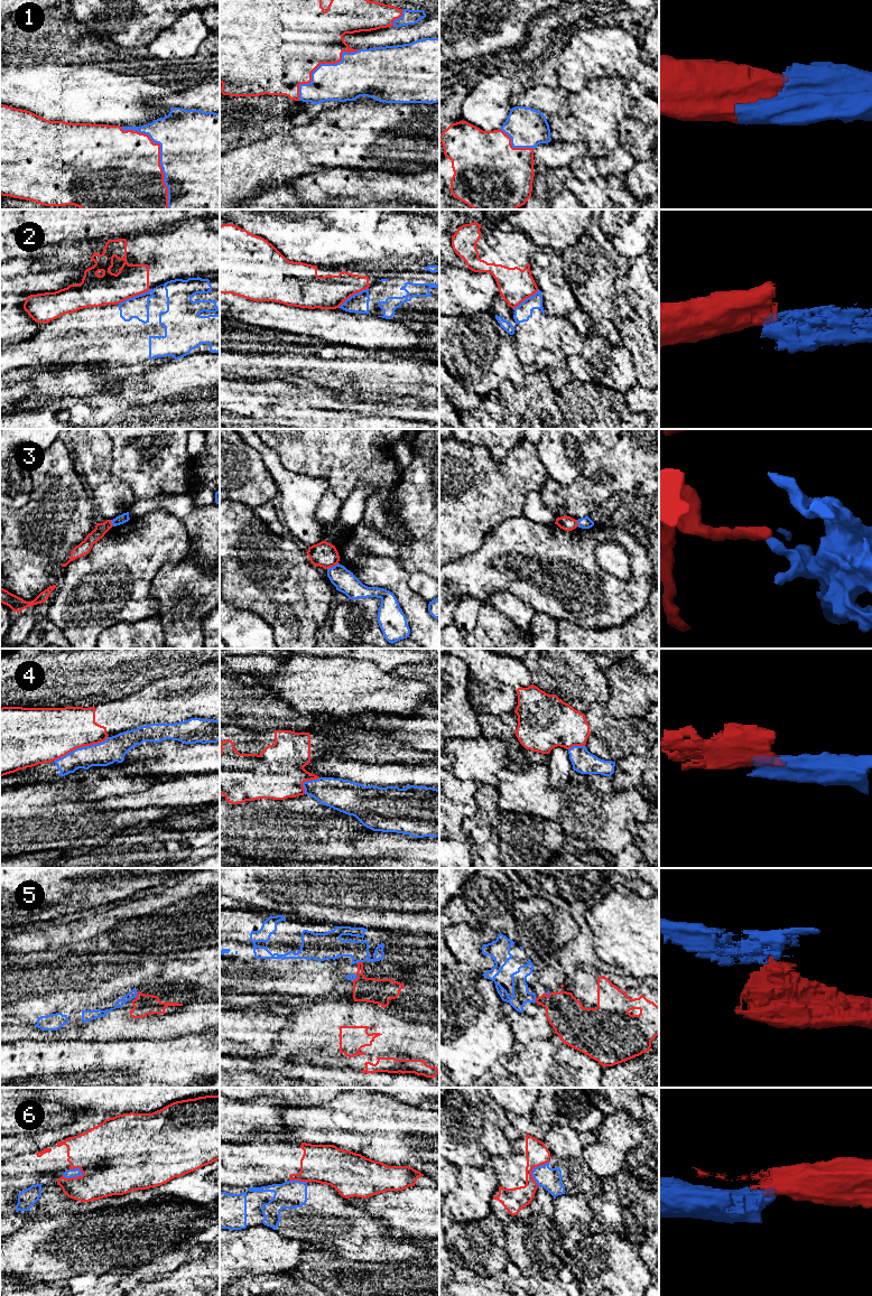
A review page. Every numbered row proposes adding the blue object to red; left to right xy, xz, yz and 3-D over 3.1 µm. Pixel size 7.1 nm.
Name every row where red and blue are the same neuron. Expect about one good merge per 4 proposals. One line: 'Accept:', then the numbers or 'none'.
Accept: 1

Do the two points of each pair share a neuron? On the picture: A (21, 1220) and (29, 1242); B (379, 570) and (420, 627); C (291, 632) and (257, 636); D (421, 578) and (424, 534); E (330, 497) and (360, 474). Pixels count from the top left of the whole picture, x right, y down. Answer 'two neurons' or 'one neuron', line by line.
A: two neurons
B: one neuron
C: two neurons
D: two neurons
E: two neurons

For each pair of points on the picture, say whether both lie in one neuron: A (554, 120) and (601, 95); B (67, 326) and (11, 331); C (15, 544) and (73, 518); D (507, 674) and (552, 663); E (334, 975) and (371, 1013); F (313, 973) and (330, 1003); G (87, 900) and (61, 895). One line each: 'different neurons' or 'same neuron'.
A: same neuron
B: different neurons
C: same neuron
D: different neurons
E: different neurons
F: different neurons
G: same neuron

